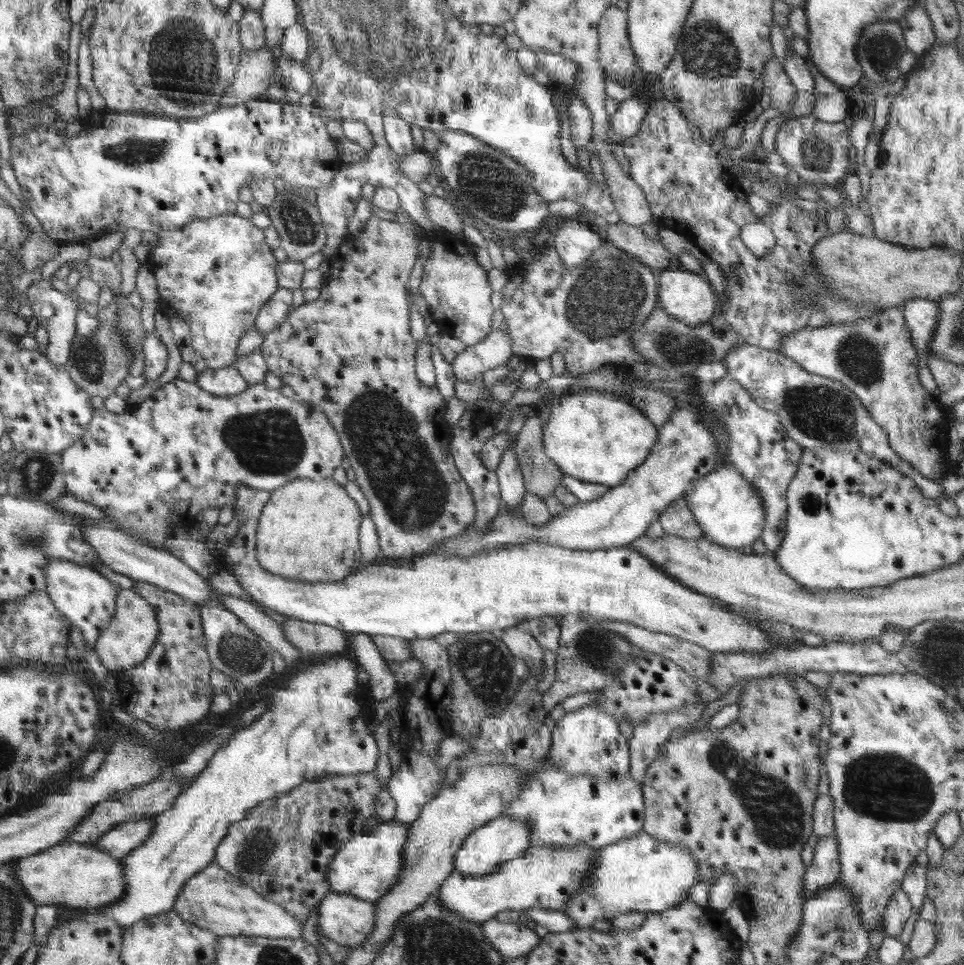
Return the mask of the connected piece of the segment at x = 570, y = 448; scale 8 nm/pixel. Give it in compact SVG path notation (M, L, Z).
M594 389L590 392L582 392L582 394L571 390L559 398L552 399L550 403L550 418L547 422L547 429L543 433L546 453L564 474L586 482L610 487L622 485L626 478L647 460L659 438L654 423L647 415L640 414L634 405L630 406L622 400L616 400L615 395L600 394Z

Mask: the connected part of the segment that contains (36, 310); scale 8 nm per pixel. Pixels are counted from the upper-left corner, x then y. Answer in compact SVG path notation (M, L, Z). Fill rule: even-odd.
M40 279L25 290L27 302L33 310L33 316L39 319L38 325L46 328L49 344L44 353L56 366L65 366L68 355L71 352L72 341L76 337L75 326L80 302L73 295L65 295L58 292L51 285L51 279Z

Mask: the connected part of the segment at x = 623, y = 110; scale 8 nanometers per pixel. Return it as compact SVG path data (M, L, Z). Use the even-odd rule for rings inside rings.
M630 97L618 104L618 108L611 116L612 132L618 142L636 136L644 123L648 103L642 103L641 99Z

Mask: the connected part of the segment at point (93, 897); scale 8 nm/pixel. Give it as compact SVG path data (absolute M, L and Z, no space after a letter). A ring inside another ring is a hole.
M64 841L62 844L44 850L42 853L33 854L31 857L21 858L16 866L16 877L39 908L44 904L65 905L81 908L83 910L98 910L106 906L114 906L115 902L122 901L126 896L126 863L124 859L116 858L107 851L96 848L90 844Z

